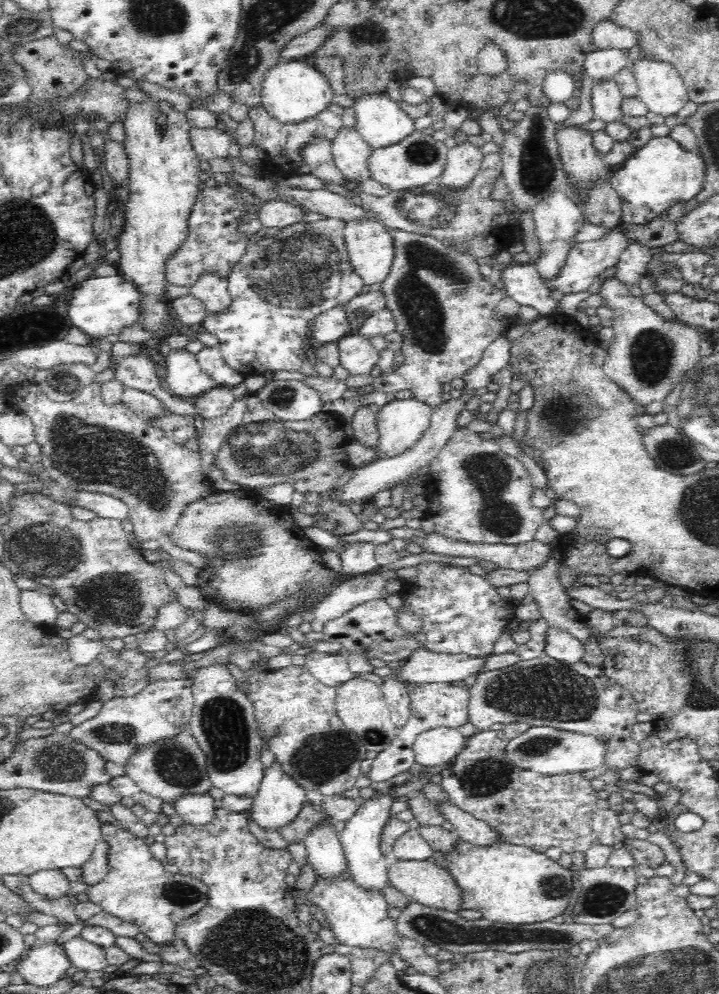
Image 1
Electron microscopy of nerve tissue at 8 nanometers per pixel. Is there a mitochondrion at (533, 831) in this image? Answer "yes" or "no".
no

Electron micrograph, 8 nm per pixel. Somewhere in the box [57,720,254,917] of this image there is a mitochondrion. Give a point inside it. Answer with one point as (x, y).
(176, 765)

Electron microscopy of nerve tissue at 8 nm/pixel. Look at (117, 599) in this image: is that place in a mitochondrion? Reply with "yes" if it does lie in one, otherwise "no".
yes

